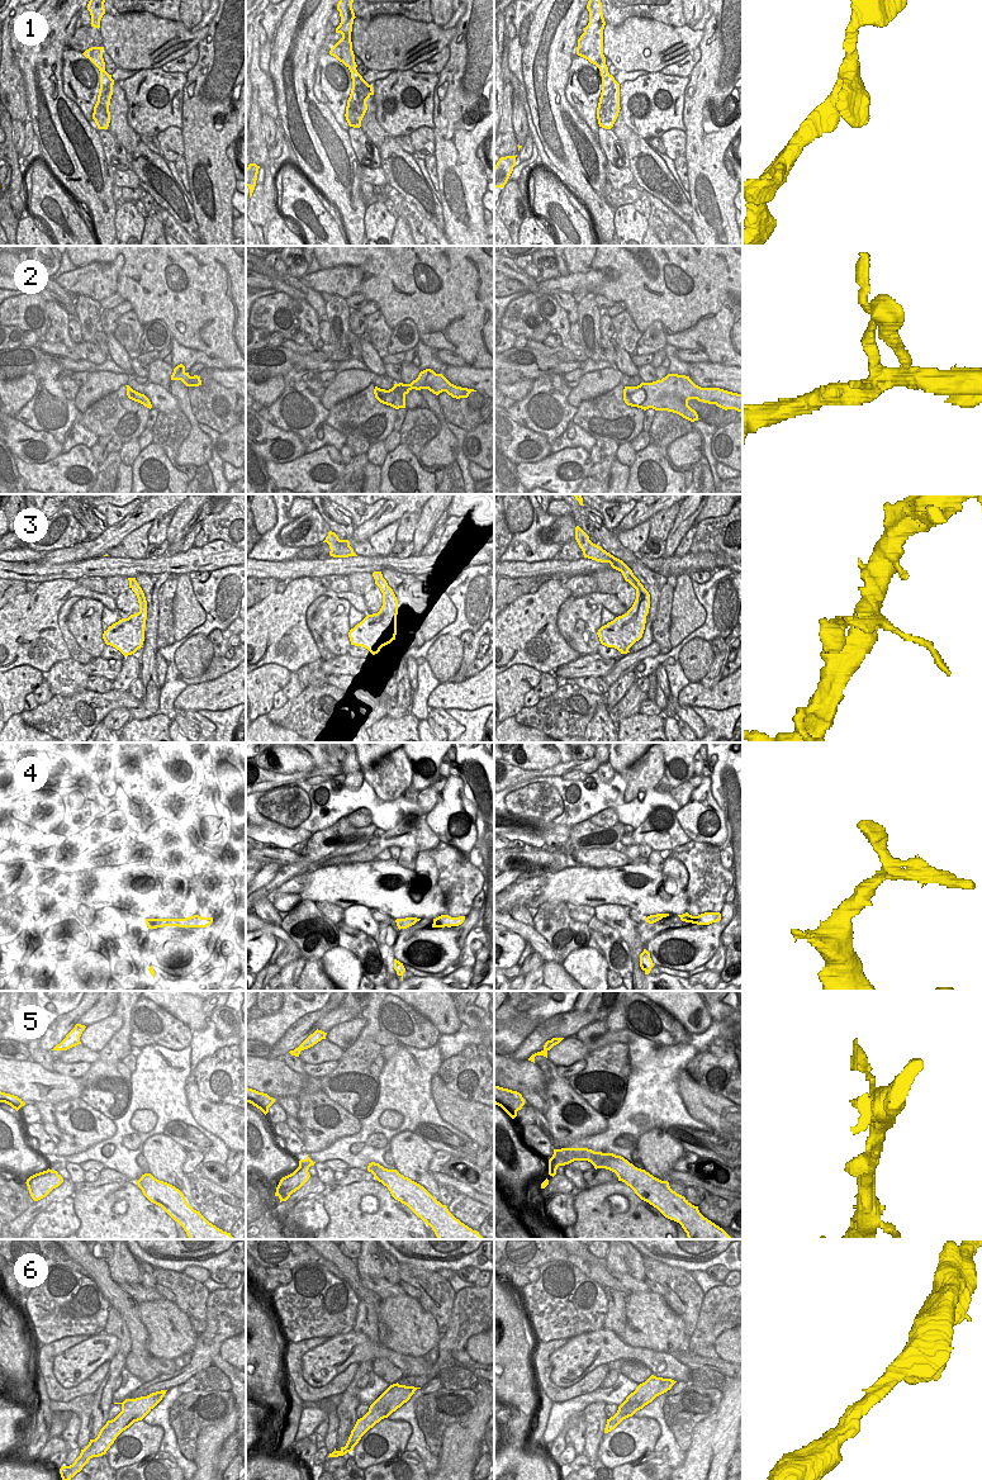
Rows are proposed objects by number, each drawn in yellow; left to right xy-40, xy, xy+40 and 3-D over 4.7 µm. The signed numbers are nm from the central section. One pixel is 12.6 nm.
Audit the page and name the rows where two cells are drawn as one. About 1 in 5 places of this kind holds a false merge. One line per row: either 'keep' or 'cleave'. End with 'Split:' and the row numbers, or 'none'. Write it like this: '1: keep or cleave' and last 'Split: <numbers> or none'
1: keep
2: cleave
3: keep
4: keep
5: keep
6: keep
Split: 2

